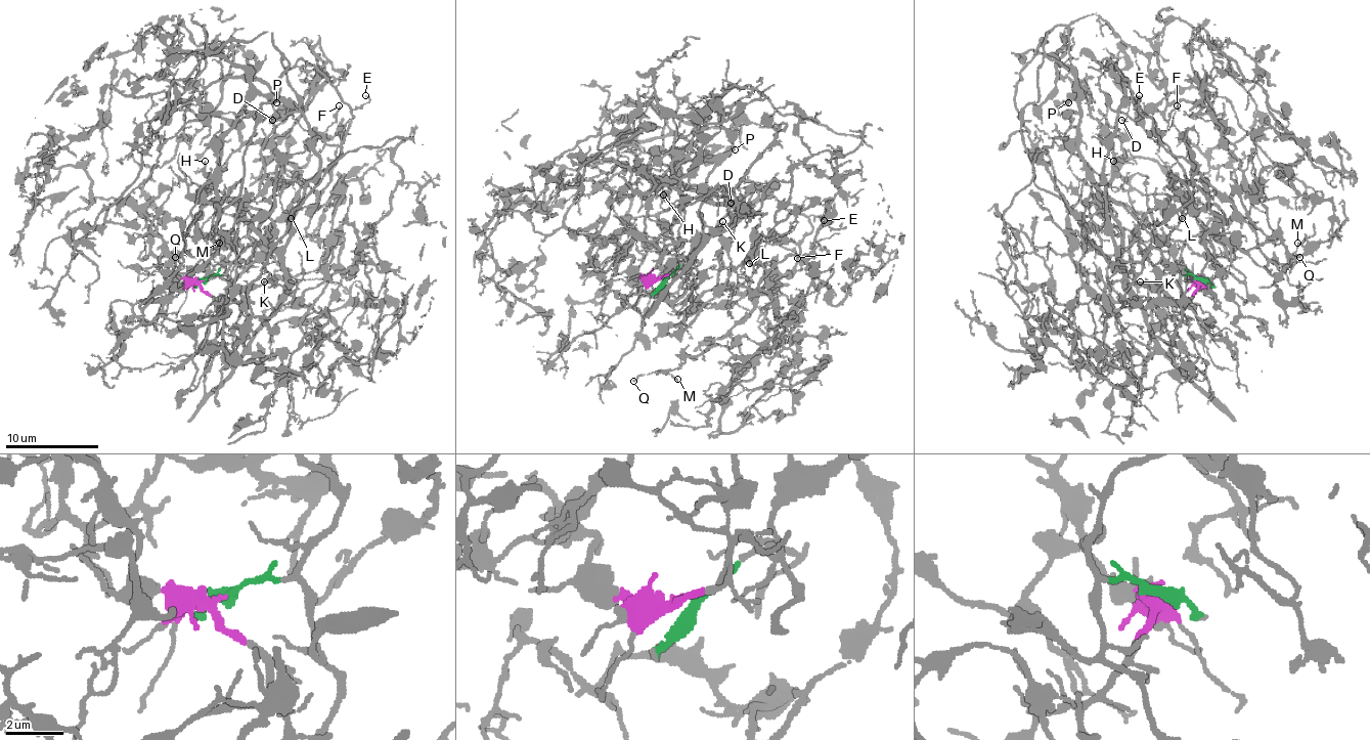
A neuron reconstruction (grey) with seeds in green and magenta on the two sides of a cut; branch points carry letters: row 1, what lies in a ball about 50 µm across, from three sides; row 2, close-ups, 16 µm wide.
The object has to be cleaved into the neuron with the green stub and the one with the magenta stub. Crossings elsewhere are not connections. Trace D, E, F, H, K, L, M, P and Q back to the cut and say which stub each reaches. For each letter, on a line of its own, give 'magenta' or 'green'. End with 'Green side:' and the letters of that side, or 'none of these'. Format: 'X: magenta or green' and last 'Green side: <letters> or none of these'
D: green
E: green
F: green
H: magenta
K: green
L: green
M: green
P: magenta
Q: green
Green side: D, E, F, K, L, M, Q

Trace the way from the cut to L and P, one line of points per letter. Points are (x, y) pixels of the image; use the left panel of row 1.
L: (205, 278), (239, 249), (221, 232), (230, 242), (237, 214), (276, 181), (314, 192), (291, 218)
P: (205, 281), (223, 318), (207, 393), (283, 291), (279, 253), (216, 188), (237, 114), (258, 95), (276, 101)

